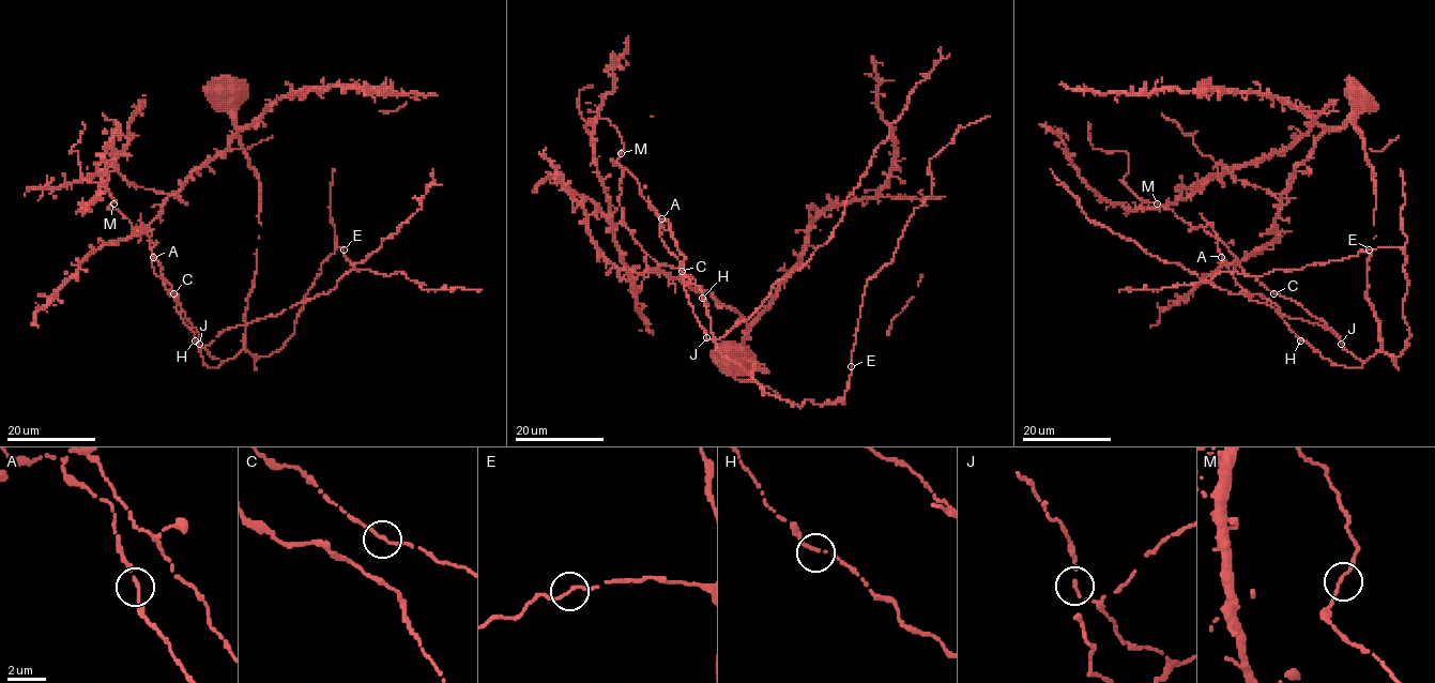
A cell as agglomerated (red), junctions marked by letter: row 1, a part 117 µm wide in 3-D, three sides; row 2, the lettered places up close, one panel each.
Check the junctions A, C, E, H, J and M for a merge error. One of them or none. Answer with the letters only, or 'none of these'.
none of these

